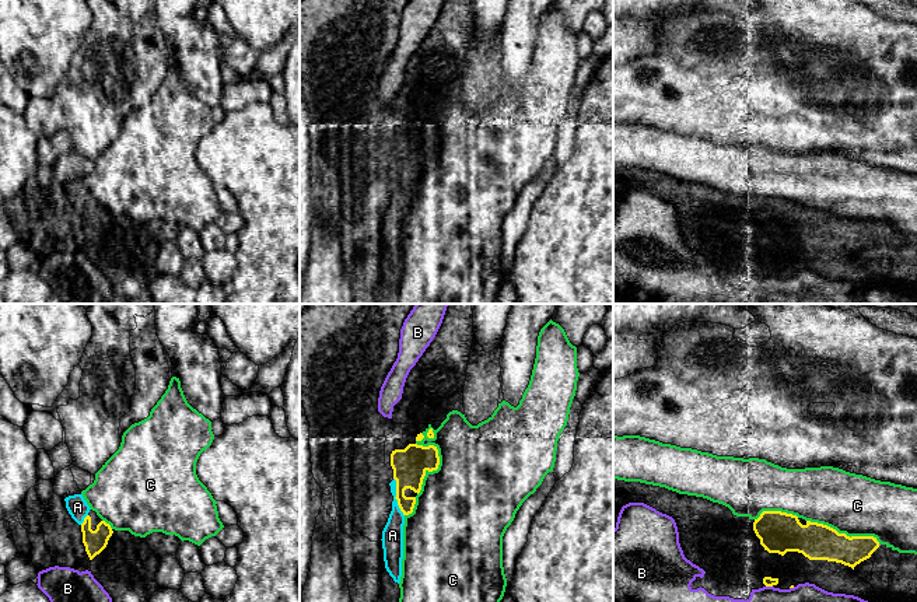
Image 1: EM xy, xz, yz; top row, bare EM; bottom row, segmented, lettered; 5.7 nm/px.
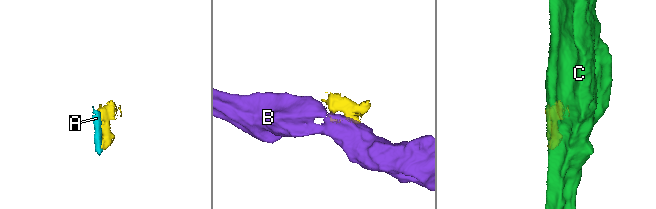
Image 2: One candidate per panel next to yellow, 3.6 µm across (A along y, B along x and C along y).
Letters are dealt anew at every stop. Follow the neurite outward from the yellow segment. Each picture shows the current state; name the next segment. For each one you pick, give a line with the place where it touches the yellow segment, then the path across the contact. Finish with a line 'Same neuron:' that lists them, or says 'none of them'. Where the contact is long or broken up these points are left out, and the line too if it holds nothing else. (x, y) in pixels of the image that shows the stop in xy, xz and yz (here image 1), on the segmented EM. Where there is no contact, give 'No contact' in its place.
A: Touches yellow at xz (395, 497)
Same neuron: A

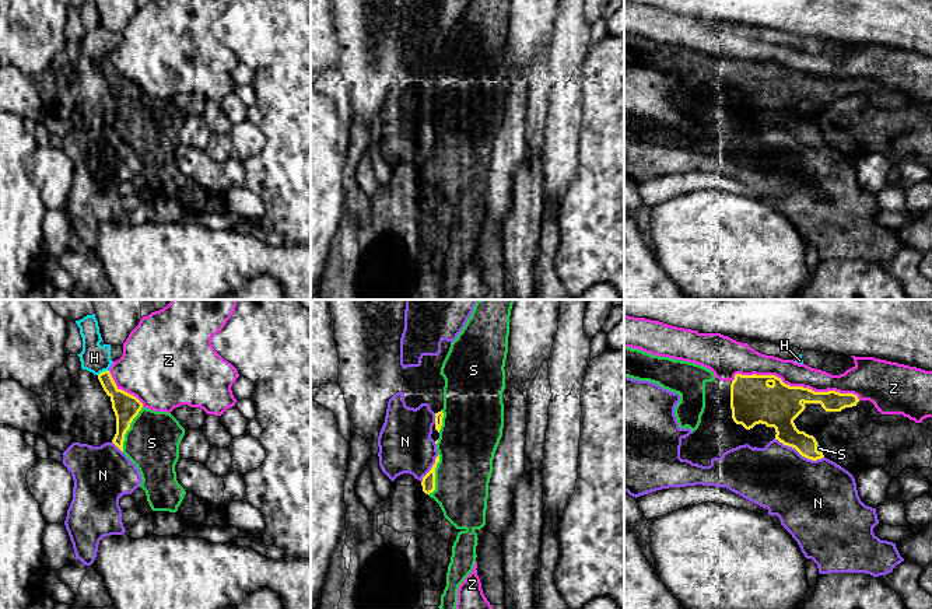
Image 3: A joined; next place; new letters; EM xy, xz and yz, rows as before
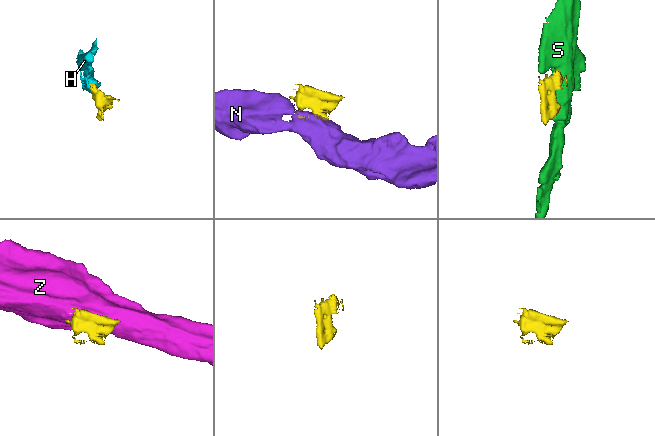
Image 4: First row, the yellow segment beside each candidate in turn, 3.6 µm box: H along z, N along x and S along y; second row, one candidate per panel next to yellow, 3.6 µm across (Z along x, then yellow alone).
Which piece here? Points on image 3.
S: Touches yellow at xy (129, 427)
Same neuron: S

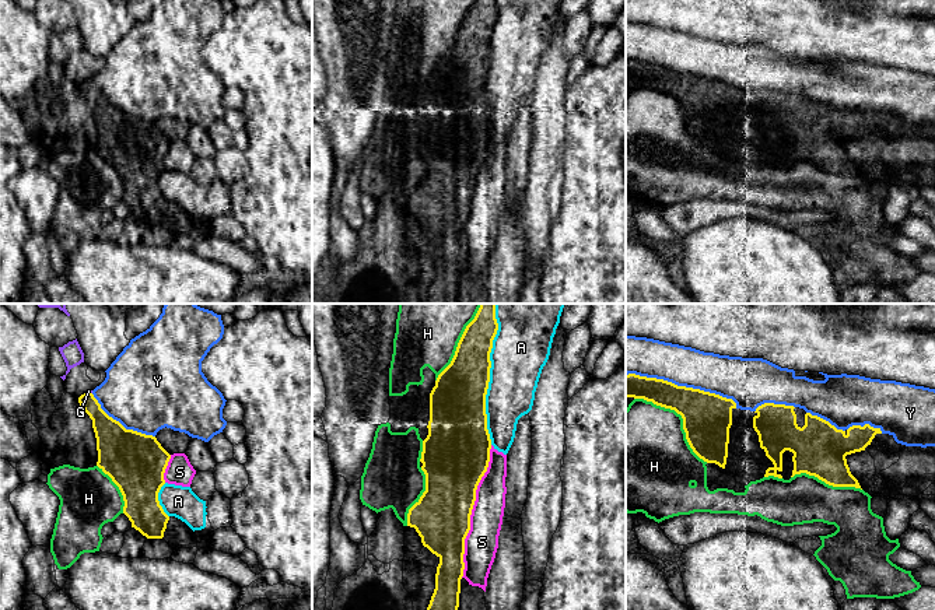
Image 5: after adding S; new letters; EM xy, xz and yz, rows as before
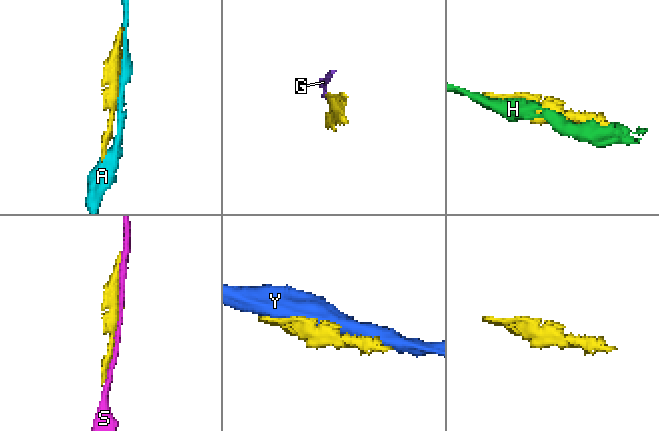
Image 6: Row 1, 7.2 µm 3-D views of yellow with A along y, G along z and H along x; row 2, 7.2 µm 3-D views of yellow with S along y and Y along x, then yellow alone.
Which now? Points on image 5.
Same neuron: none of them

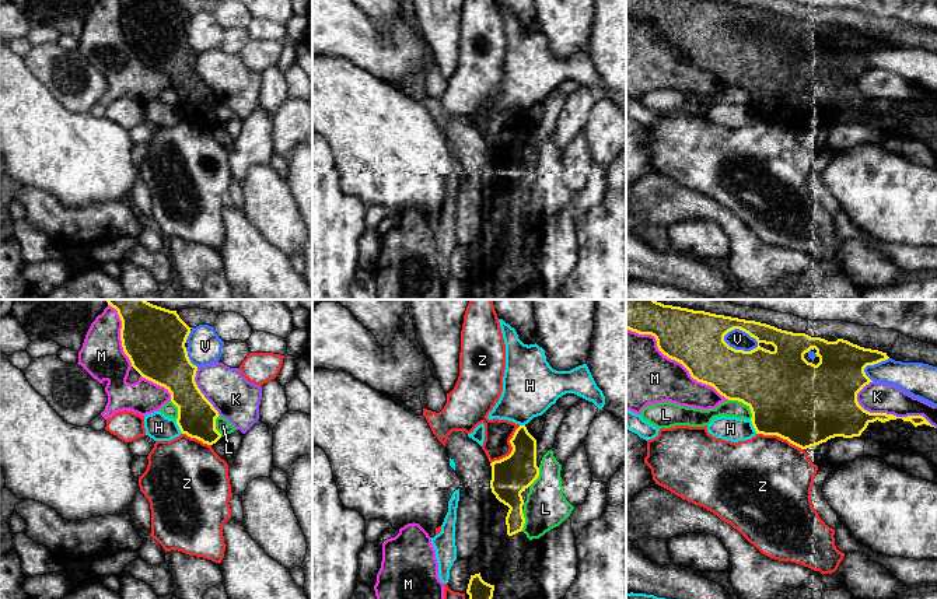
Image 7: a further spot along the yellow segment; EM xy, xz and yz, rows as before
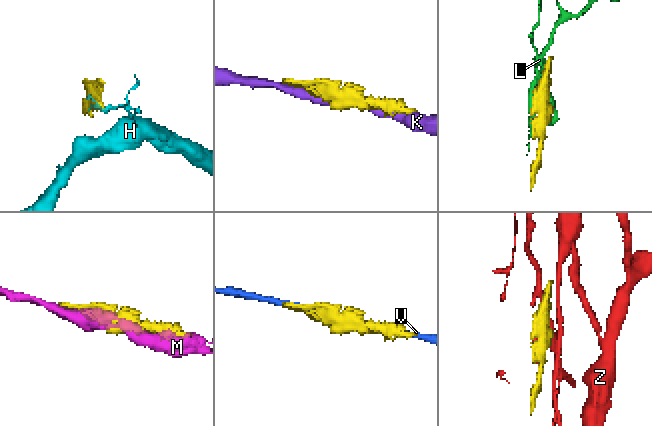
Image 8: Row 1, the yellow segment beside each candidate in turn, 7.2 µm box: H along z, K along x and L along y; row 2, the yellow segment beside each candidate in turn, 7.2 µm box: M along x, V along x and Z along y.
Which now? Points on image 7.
Same neuron: none of them

